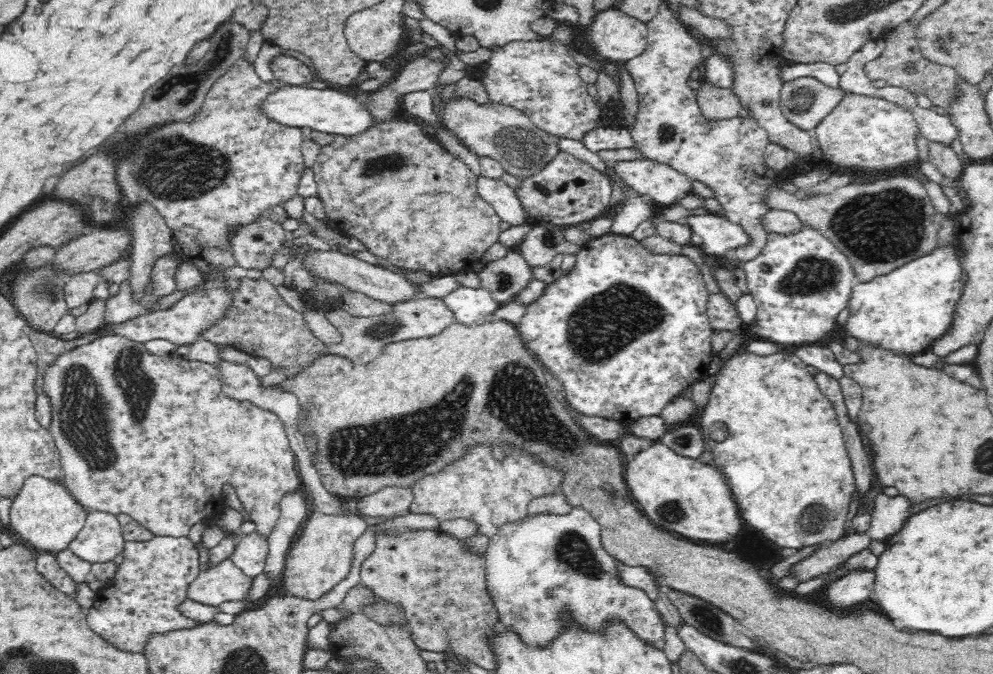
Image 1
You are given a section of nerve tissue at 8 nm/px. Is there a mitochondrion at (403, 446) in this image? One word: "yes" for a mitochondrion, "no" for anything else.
yes

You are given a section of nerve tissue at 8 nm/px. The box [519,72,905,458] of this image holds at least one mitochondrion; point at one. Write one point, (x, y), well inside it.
(622, 312)

